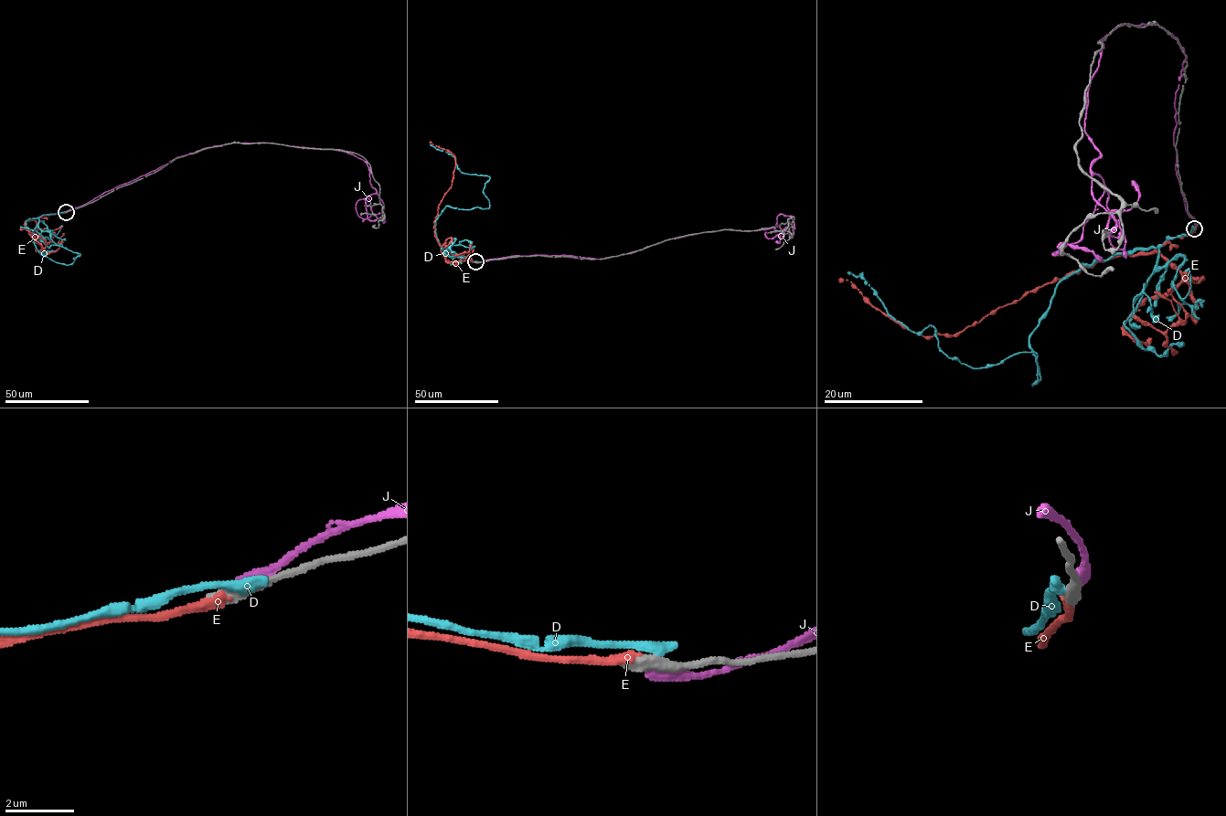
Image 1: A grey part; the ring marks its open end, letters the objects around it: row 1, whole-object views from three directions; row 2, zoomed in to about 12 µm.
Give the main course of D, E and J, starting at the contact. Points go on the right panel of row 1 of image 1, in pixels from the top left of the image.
D: (1193, 227), (1059, 283), (1029, 337), (1032, 385), (1033, 352), (965, 365), (847, 272)
E: (1195, 229), (1146, 252), (1081, 268), (952, 335), (924, 337), (895, 322), (852, 282), (839, 279)
J: (1196, 227), (1174, 144), (1186, 59), (1158, 25), (1099, 41), (1089, 84), (1116, 249), (1132, 181)

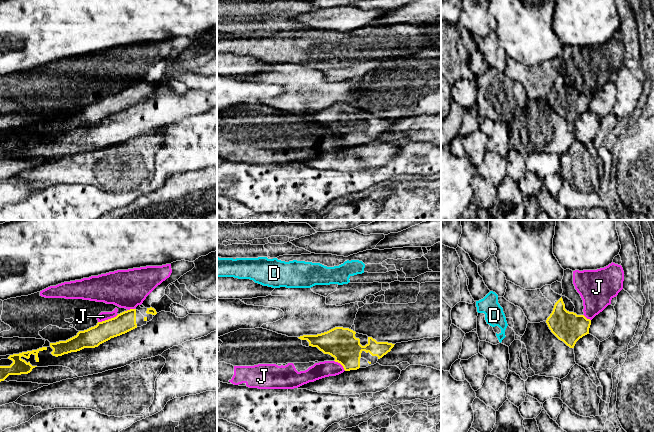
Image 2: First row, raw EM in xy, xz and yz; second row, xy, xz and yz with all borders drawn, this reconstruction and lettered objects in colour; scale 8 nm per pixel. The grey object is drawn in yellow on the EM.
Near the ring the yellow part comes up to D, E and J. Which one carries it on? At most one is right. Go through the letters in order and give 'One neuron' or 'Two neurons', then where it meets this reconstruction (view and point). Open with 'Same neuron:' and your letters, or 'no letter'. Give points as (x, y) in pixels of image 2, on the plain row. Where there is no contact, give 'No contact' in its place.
Same neuron: E
D: Two neurons. No contact
E: One neuron. No contact
J: Two neurons. Touches yellow at xy (108, 95)

